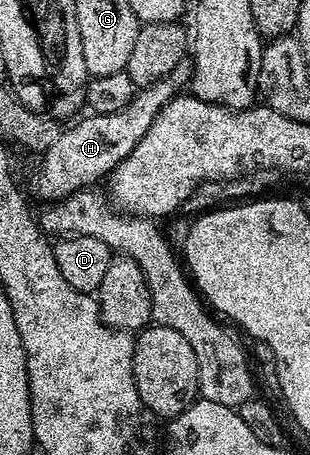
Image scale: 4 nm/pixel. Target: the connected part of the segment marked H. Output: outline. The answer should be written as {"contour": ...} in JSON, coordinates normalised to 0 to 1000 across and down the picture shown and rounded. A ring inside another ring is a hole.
{"contour":[[[590,134],[552,152],[539,169],[500,178],[481,191],[458,191],[442,211],[384,248],[332,248],[329,253],[277,251],[277,262],[252,259],[239,279],[213,277],[197,290],[190,310],[165,319],[129,343],[132,369],[119,376],[119,396],[106,411],[119,429],[142,442],[213,437],[248,420],[268,420],[303,409],[310,393],[335,396],[387,358],[435,327],[435,319],[461,305],[461,292],[487,284],[487,266],[587,198],[584,191],[613,180],[623,169],[619,136]]]}

